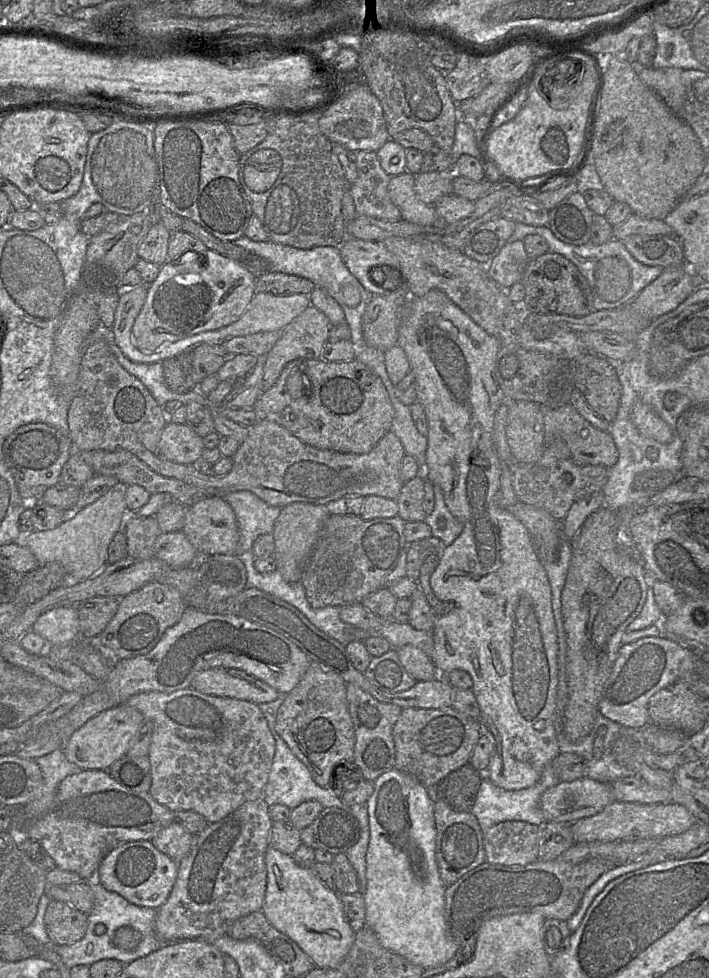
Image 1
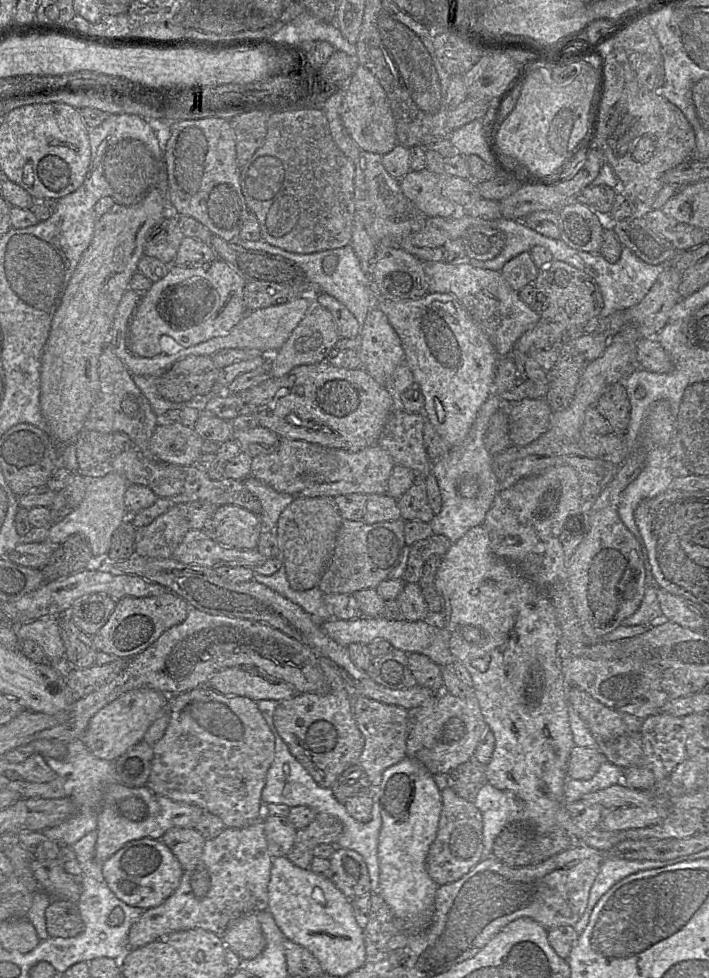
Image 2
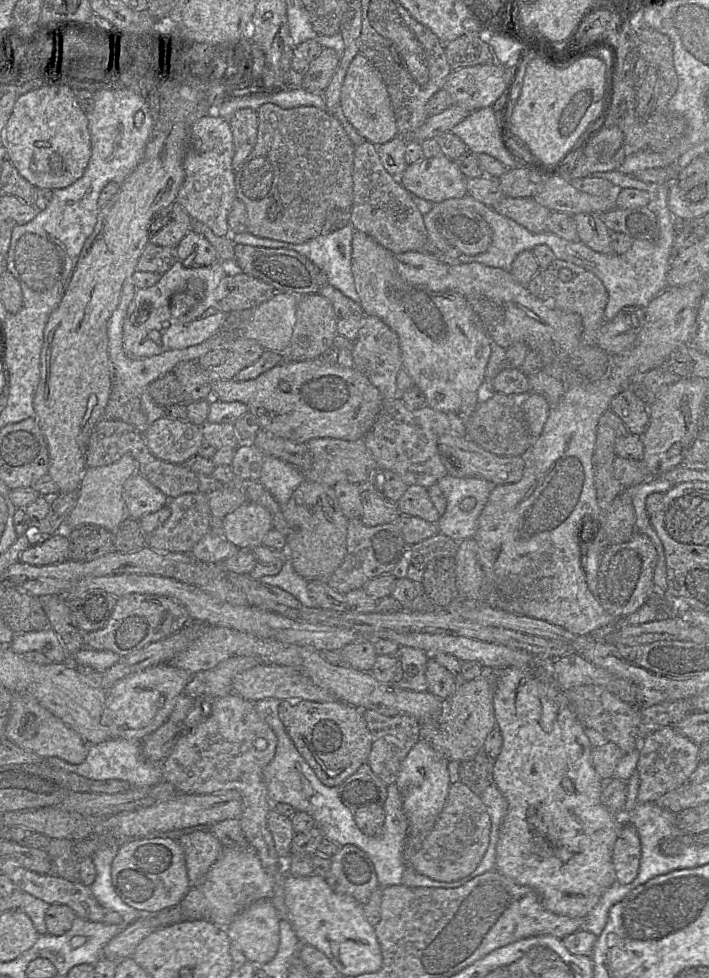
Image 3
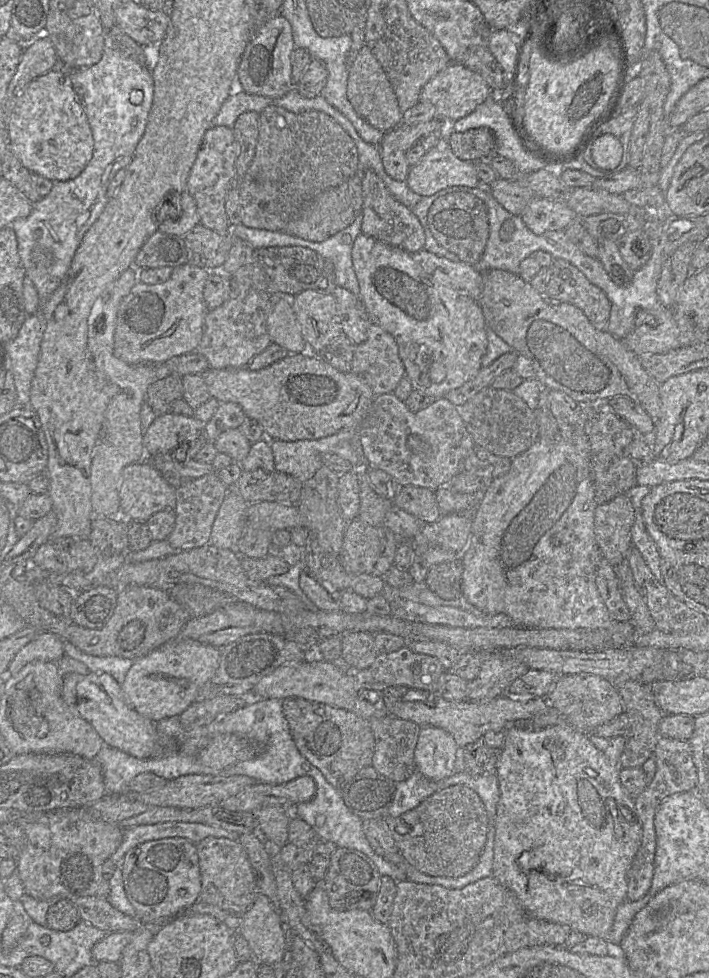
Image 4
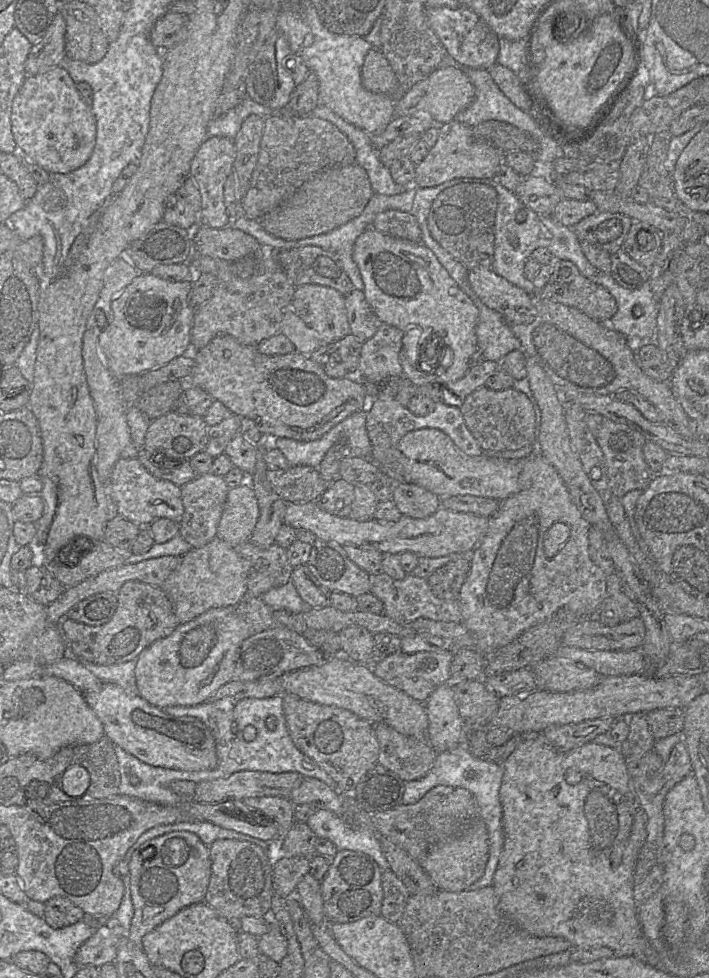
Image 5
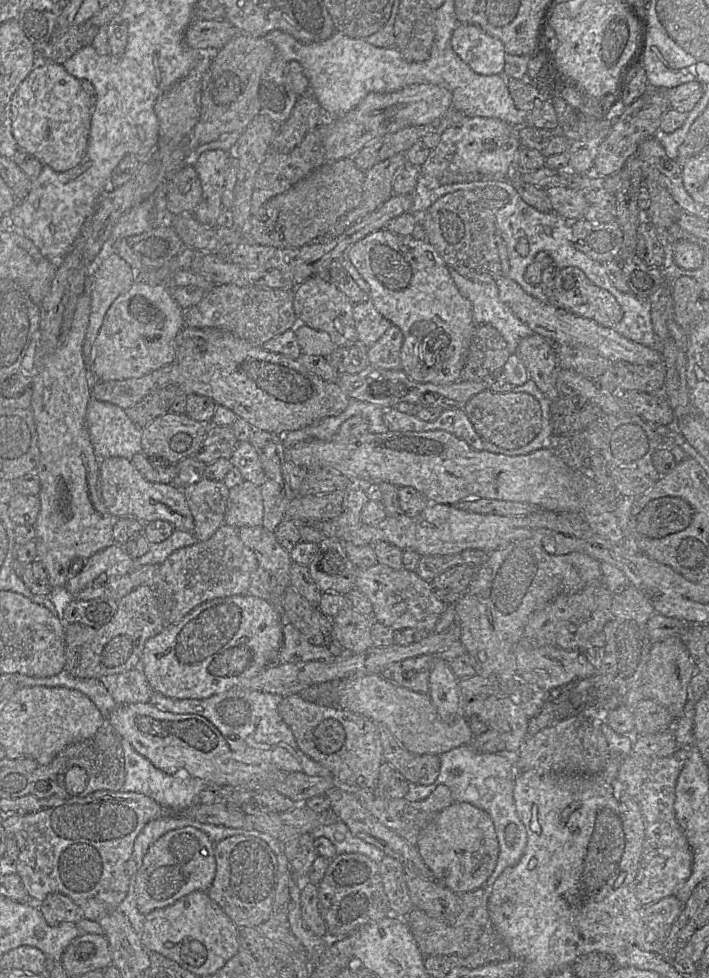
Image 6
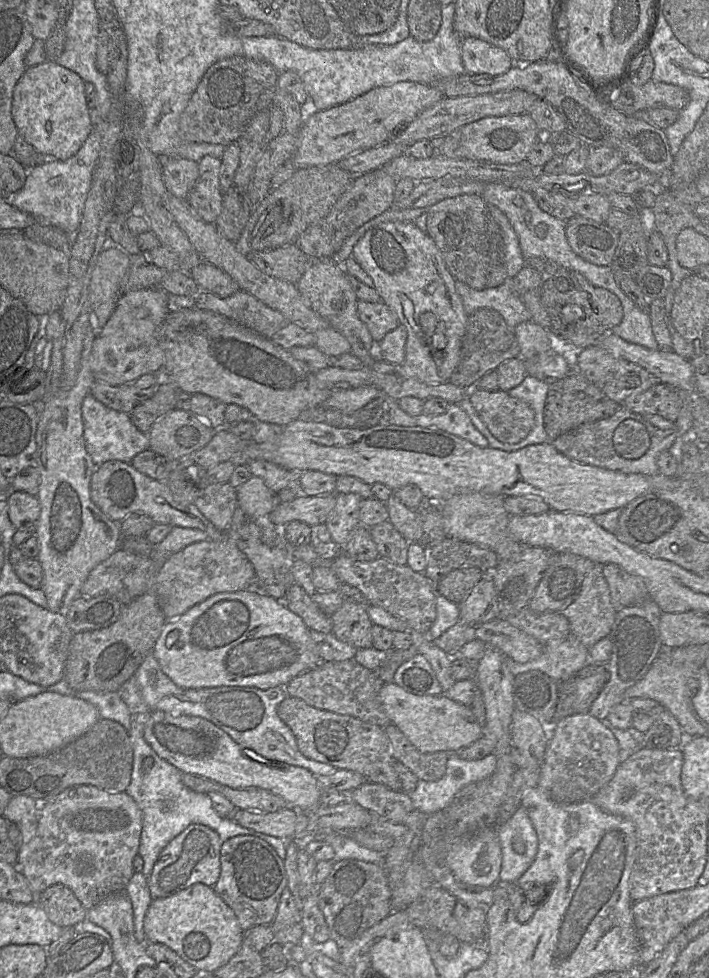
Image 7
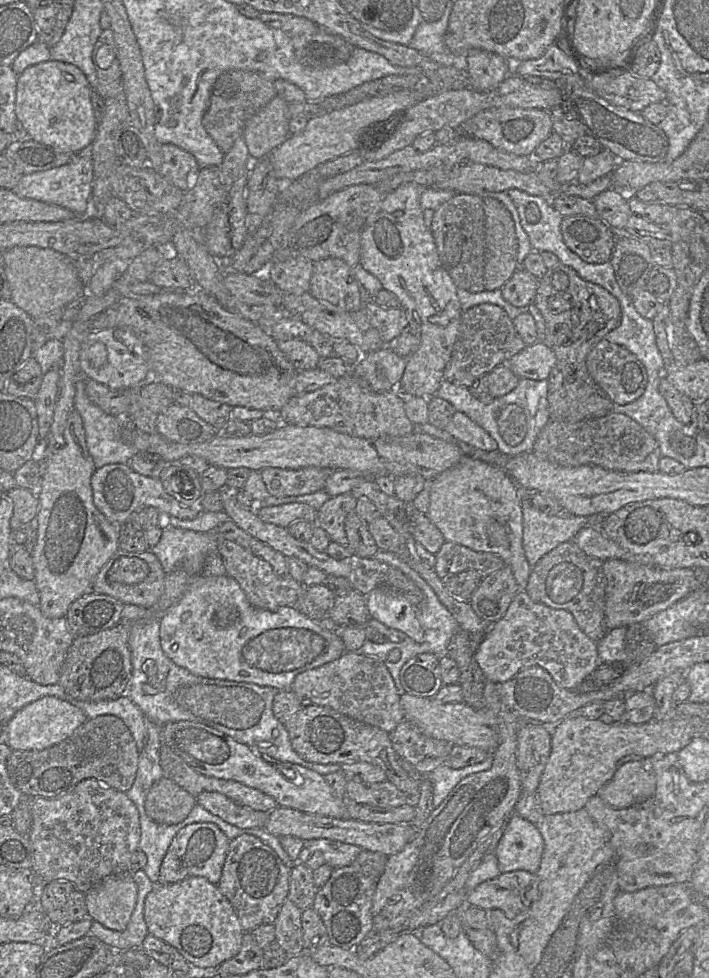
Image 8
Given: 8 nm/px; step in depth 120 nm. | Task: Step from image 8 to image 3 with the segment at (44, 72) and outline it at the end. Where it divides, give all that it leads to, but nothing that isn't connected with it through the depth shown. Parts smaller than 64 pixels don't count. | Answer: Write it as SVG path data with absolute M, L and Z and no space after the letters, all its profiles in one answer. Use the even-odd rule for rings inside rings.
M45 85L18 97L3 132L6 158L36 188L63 189L85 172L91 157L88 119L68 85Z

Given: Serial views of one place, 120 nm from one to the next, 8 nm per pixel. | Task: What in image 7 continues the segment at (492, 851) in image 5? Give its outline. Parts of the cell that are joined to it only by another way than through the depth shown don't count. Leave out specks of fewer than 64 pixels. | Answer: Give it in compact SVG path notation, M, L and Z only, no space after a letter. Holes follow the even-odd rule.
M451 753L447 758L445 774L437 781L419 780L415 790L409 794L413 806L426 815L434 814L448 807L455 795L465 786L488 778L495 771L497 758L490 754L480 760L464 760L457 753ZM522 806L506 823L496 828L496 833L502 854L499 882L515 883L535 860L537 834Z

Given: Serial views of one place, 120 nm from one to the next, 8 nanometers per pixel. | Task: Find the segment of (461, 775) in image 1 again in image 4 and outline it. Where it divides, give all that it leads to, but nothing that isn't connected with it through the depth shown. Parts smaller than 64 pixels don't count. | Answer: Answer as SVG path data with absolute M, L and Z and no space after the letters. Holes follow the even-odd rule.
M483 739L464 748L465 771L472 776L496 773L502 748L491 748Z

